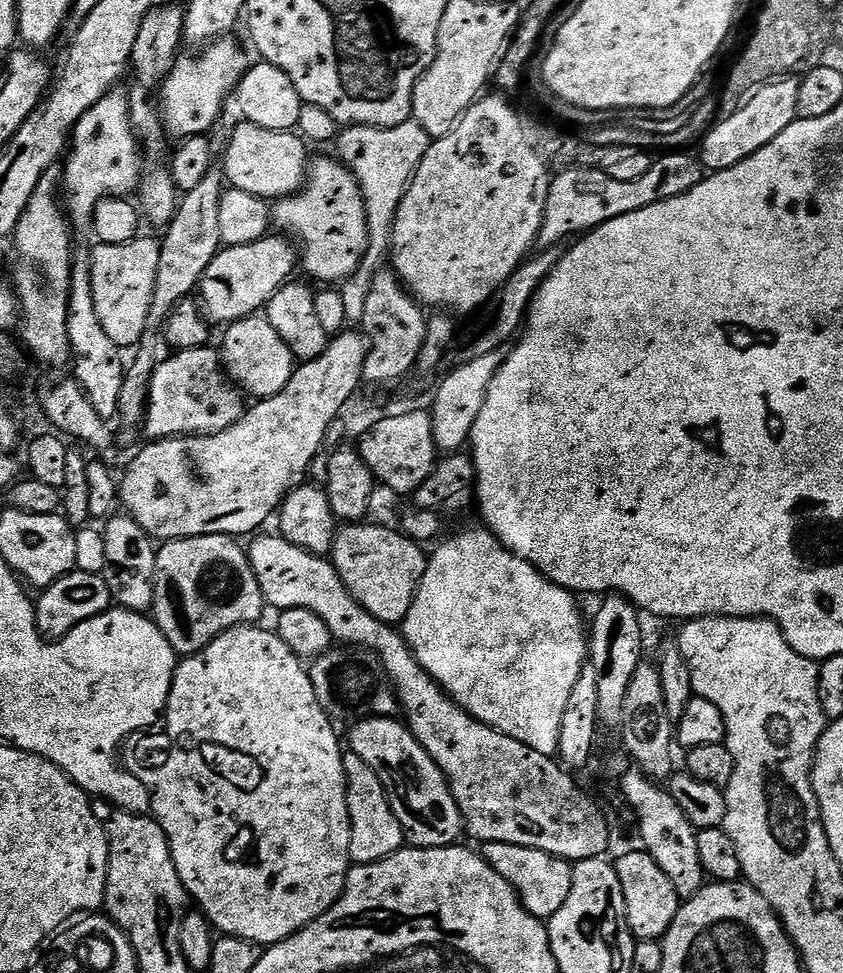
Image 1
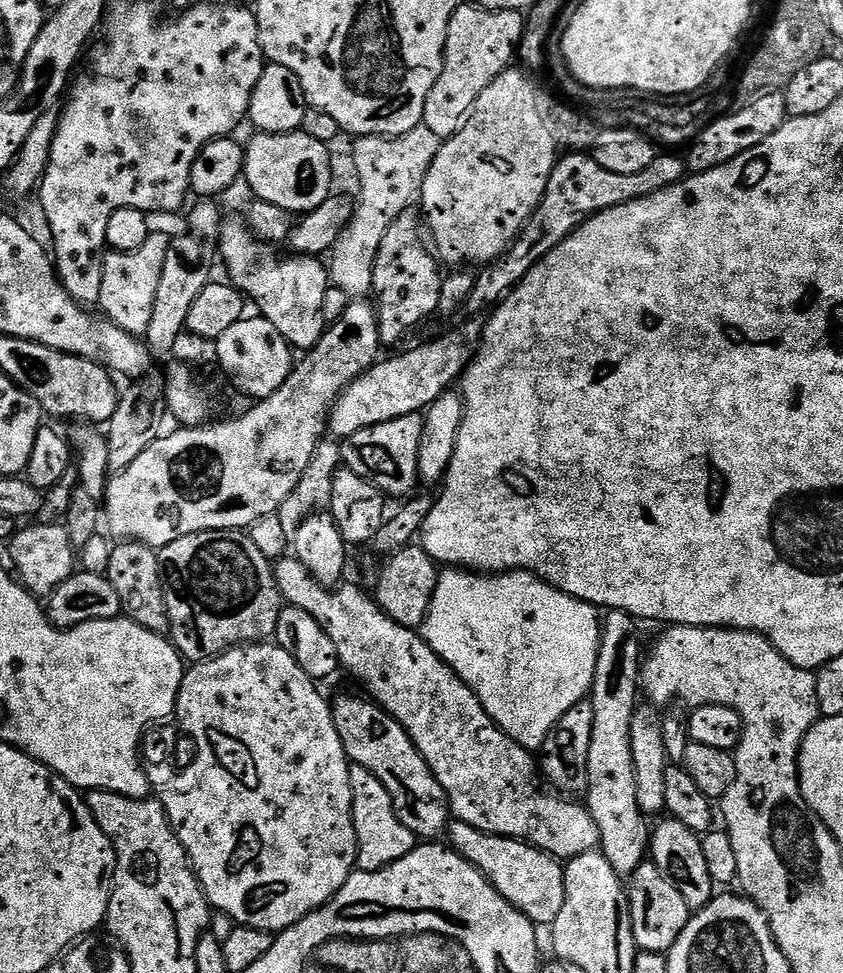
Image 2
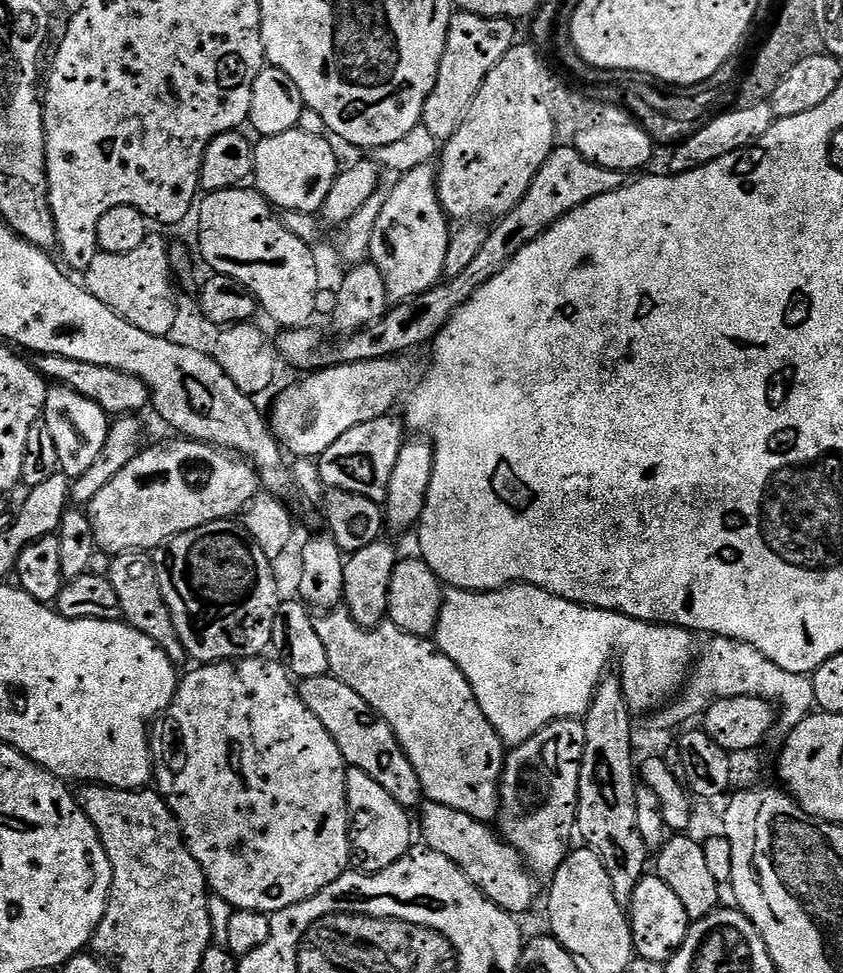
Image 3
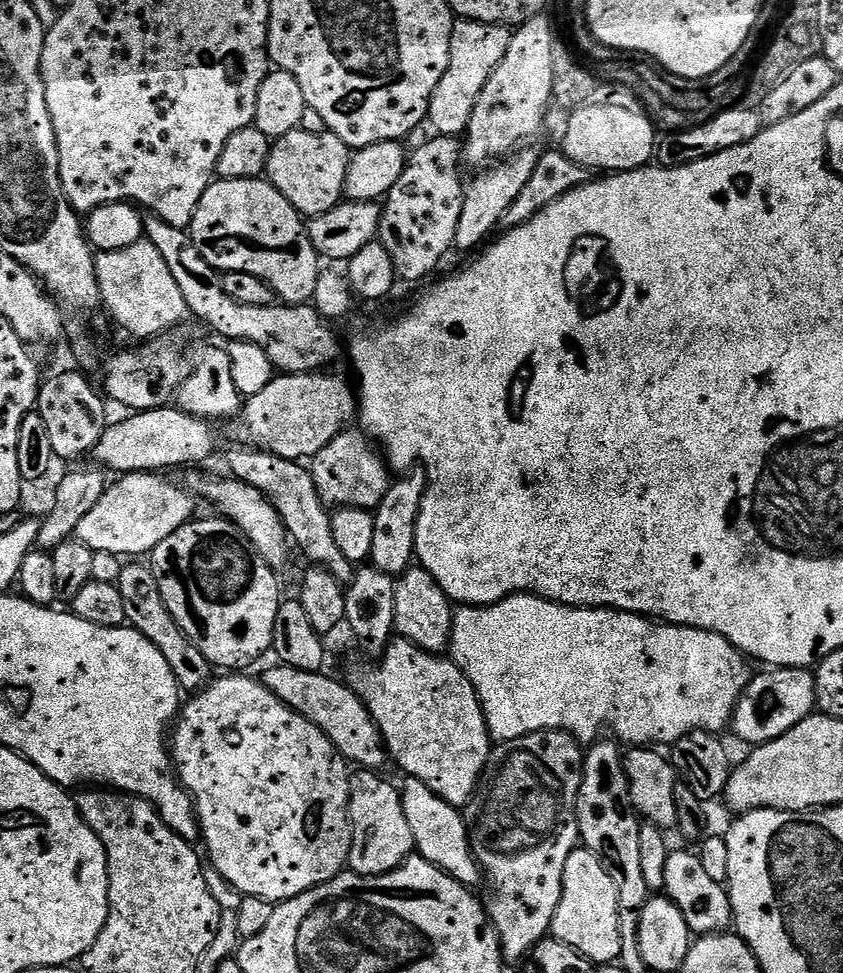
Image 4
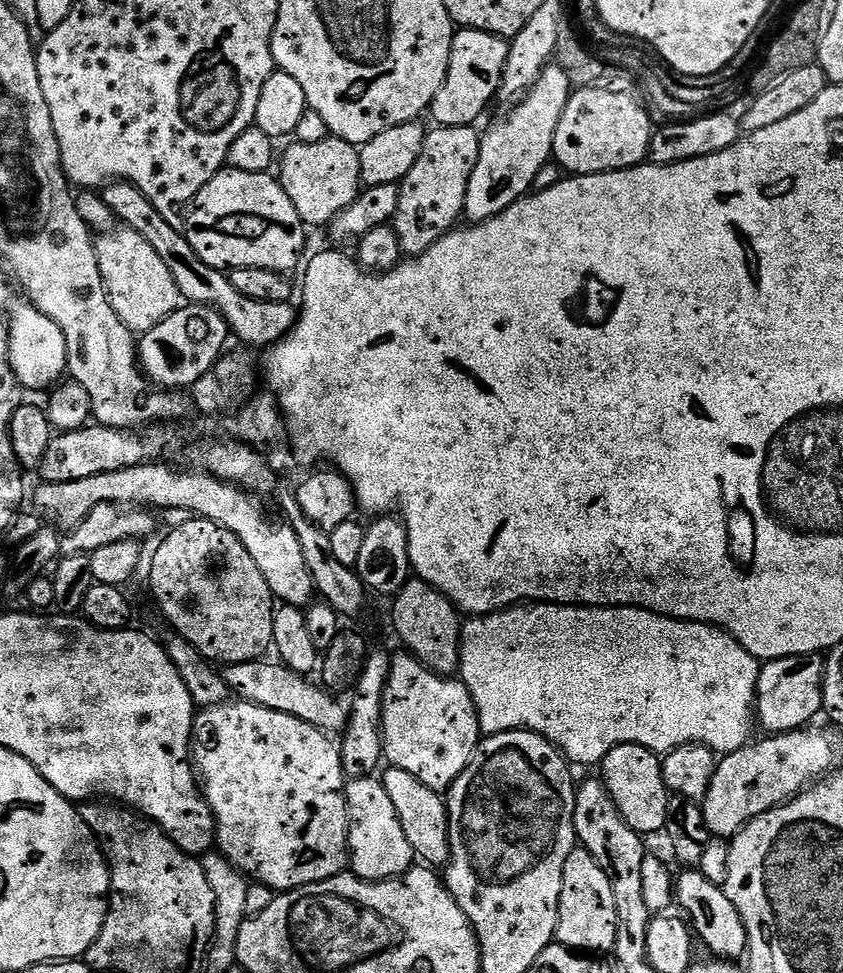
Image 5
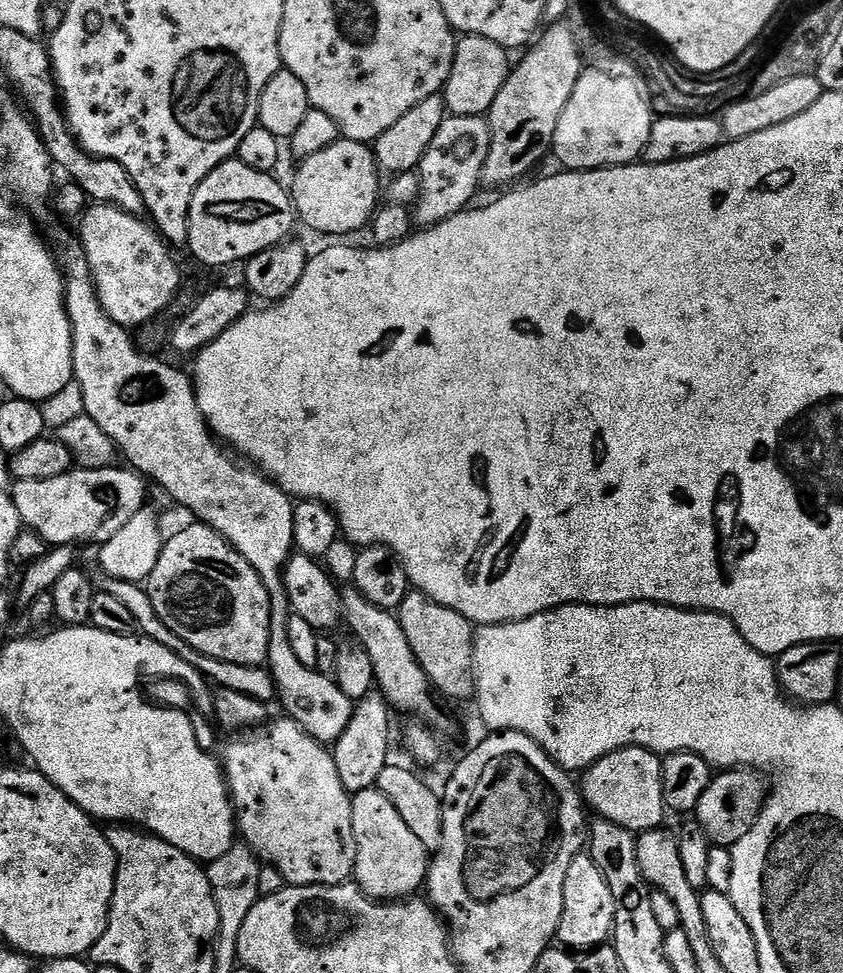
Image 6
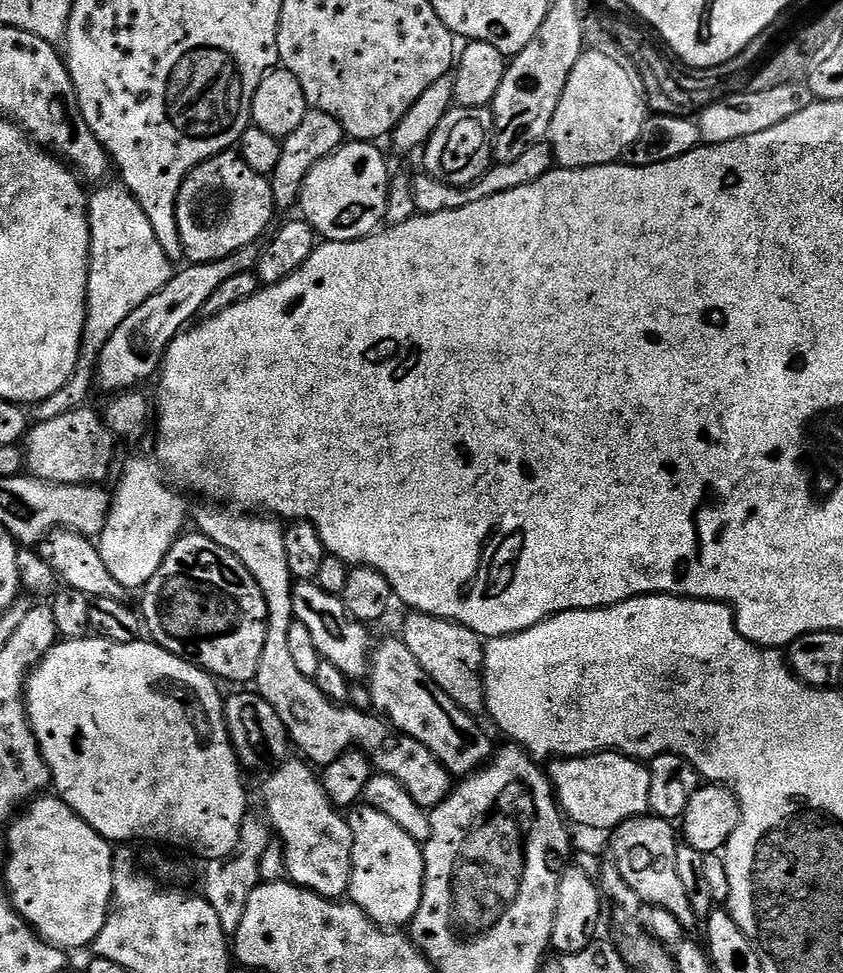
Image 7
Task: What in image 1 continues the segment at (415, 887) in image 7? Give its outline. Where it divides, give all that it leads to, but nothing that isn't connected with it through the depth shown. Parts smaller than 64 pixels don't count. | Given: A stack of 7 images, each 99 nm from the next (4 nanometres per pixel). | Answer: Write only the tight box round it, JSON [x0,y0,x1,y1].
[344,750,405,864]

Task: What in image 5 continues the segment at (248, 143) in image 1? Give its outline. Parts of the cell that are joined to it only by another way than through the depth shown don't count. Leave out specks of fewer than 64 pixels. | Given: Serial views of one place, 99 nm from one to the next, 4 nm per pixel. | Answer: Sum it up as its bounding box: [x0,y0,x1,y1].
[278,134,362,226]

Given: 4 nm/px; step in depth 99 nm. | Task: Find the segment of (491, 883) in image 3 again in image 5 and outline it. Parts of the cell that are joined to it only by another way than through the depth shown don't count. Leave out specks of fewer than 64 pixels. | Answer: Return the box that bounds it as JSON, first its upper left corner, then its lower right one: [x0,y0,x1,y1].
[382,767,452,866]

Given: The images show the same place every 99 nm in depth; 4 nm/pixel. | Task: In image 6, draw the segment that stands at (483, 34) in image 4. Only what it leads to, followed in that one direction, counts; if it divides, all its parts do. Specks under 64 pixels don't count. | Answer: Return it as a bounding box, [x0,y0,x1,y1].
[442,35,510,116]

